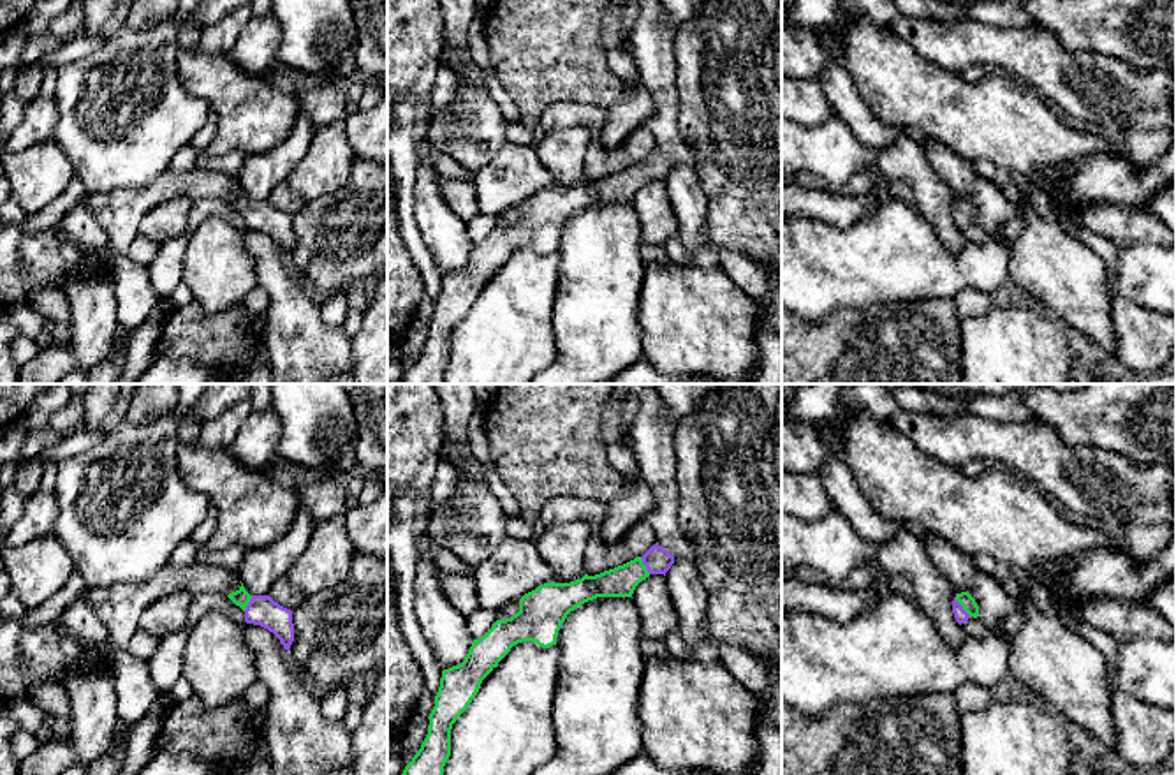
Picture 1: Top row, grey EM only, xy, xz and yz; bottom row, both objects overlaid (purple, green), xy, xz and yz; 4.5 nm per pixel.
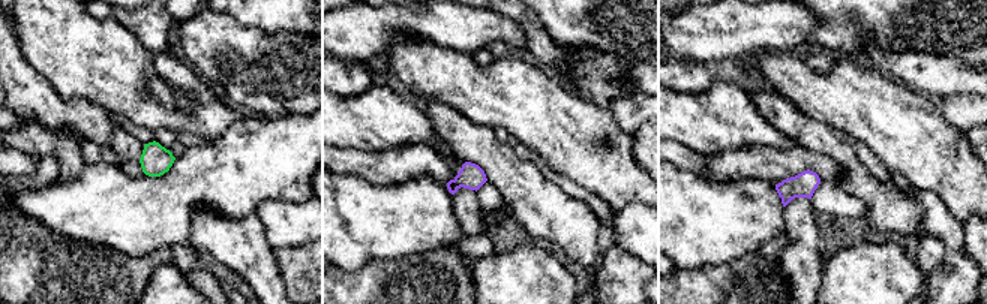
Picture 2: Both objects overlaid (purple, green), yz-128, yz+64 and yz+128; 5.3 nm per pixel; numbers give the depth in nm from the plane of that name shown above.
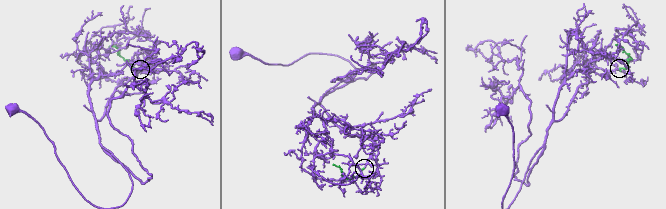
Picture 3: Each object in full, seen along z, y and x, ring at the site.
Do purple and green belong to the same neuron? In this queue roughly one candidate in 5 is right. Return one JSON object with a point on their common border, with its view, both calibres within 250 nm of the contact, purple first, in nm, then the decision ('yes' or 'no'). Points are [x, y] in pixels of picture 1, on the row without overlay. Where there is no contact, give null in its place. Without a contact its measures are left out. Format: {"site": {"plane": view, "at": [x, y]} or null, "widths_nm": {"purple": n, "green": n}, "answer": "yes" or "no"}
{"site": {"plane": "yz", "at": [962, 214]}, "widths_nm": {"purple": 60, "green": 70}, "answer": "yes"}

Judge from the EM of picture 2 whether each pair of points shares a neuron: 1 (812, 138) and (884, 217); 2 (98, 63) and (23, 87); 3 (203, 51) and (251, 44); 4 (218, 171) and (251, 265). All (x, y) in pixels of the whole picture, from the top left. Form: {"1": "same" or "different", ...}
{"1": "same", "2": "different", "3": "same", "4": "different"}

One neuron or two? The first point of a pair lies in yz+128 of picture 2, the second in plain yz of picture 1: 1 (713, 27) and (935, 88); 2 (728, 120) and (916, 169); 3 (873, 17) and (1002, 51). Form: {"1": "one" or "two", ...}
{"1": "two", "2": "two", "3": "two"}

